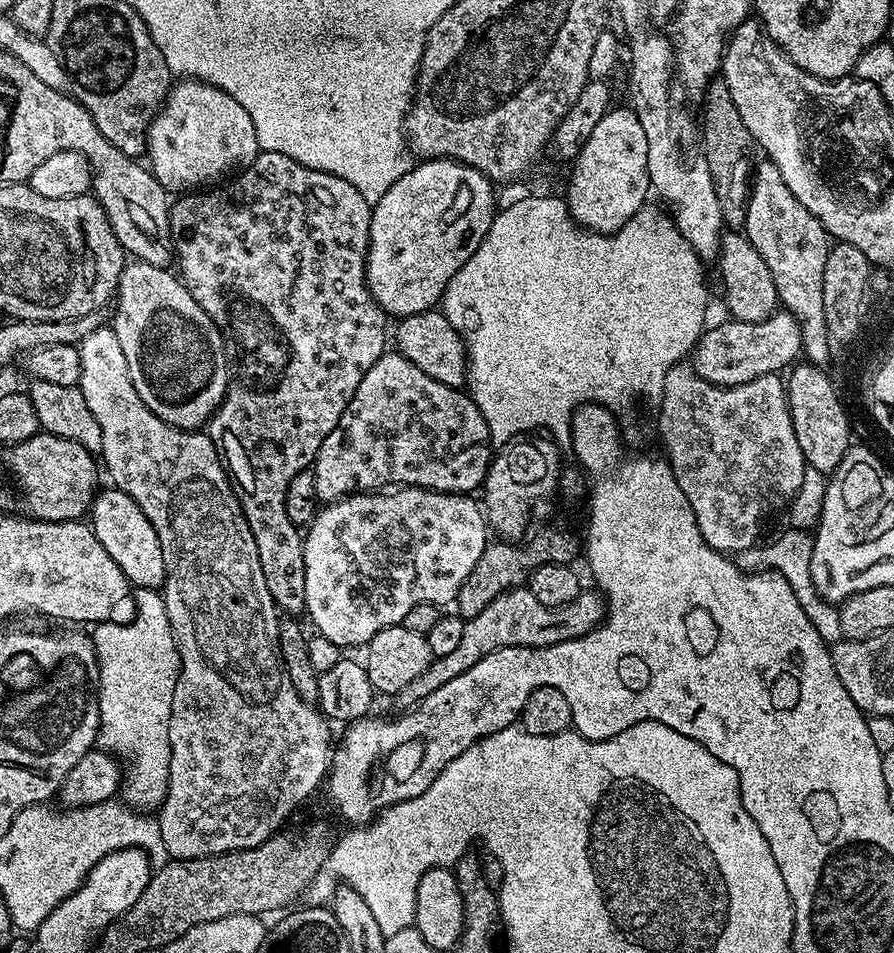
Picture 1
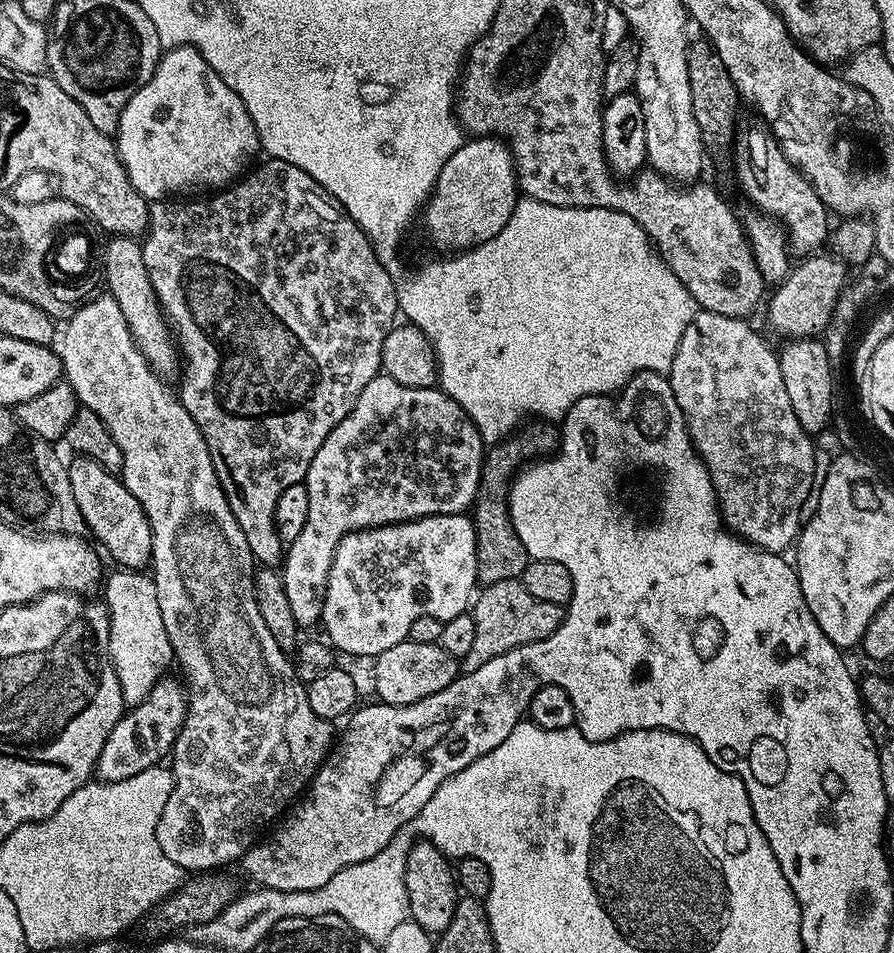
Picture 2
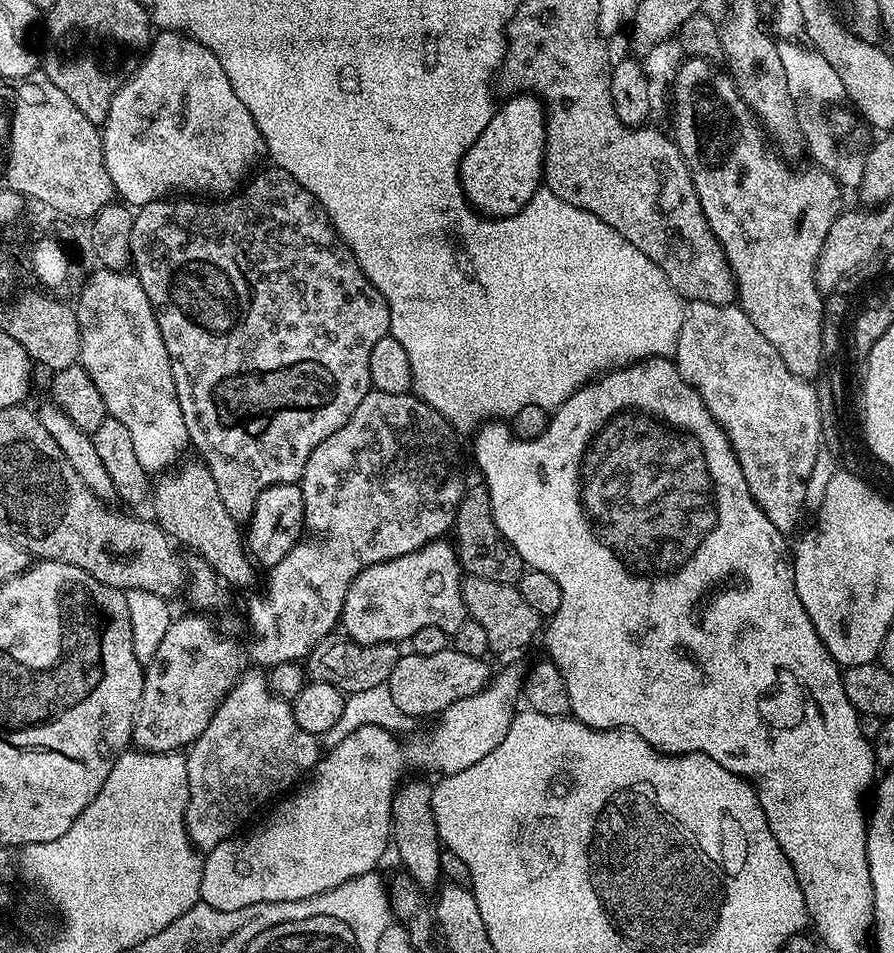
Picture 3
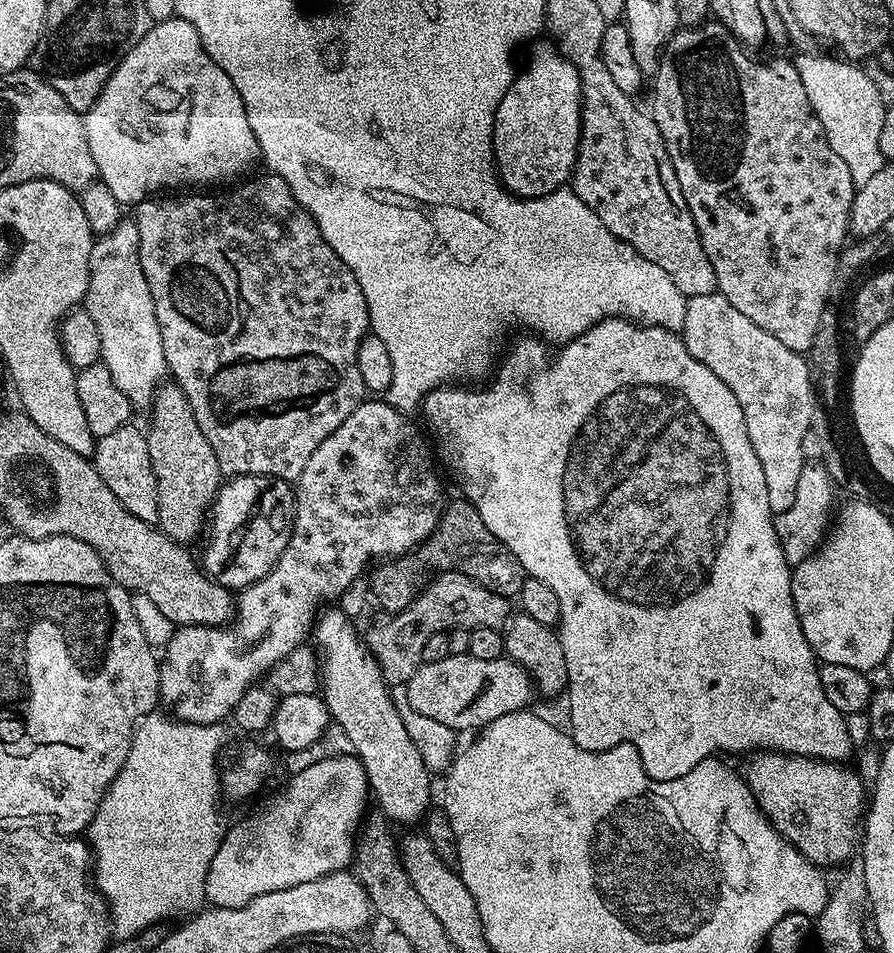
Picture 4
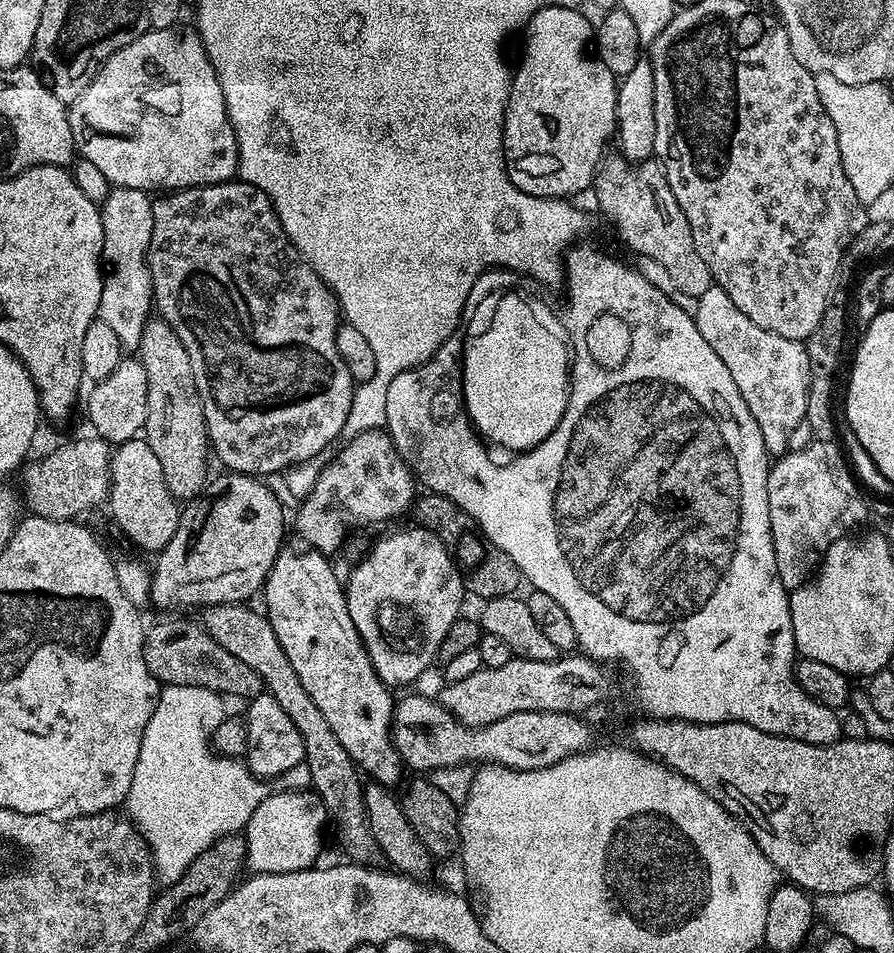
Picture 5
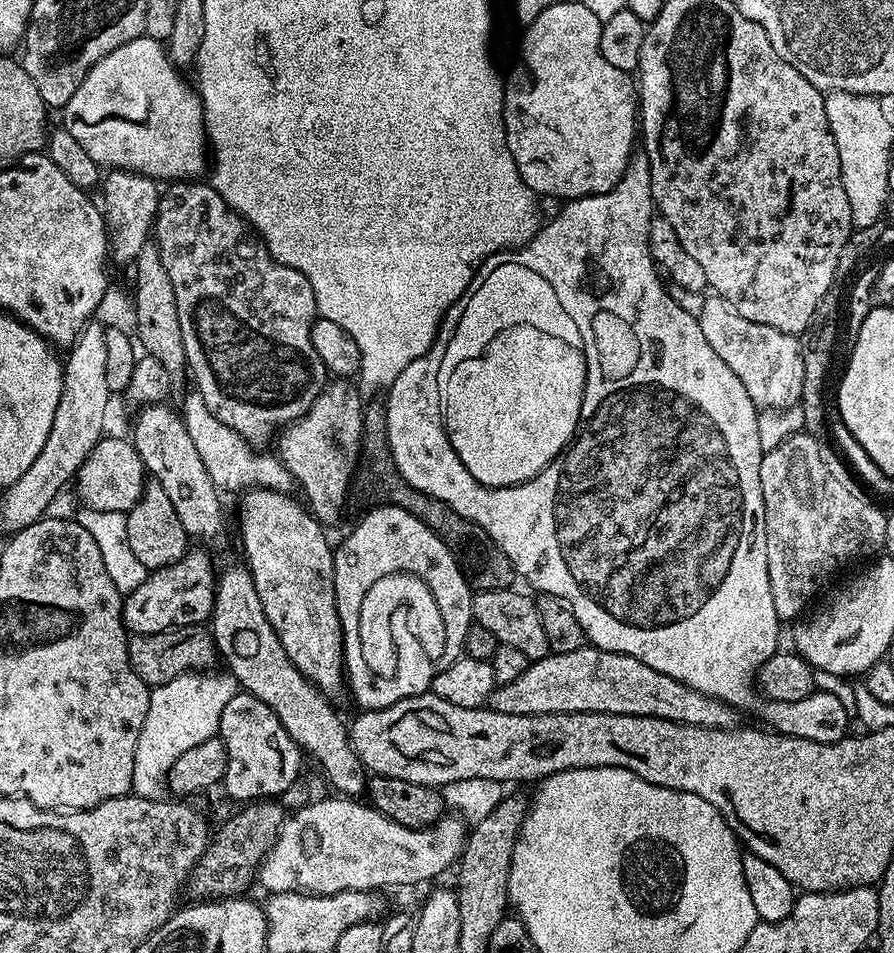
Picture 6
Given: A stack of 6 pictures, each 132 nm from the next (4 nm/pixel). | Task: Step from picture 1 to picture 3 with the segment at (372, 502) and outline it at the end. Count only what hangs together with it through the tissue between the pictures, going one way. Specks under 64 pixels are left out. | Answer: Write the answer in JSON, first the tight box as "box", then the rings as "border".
{"box":[339,539,467,644],"border":[[[447,539],[432,540],[408,554],[383,560],[362,570],[350,582],[342,606],[339,627],[359,644],[406,642],[422,626],[437,626],[454,636],[467,620],[463,597],[464,571],[459,553]]]}

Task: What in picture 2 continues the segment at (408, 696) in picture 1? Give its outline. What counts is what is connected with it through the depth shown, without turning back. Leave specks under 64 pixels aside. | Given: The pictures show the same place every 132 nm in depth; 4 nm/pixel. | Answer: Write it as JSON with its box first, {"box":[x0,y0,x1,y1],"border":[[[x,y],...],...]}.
{"box":[466,579,565,671],"border":[[[519,579],[494,582],[487,585],[483,591],[484,593],[480,592],[475,597],[470,608],[476,623],[476,633],[474,646],[466,658],[467,671],[478,670],[482,662],[490,662],[490,658],[498,658],[498,654],[506,654],[512,648],[550,638],[550,634],[554,634],[554,630],[558,630],[564,620],[565,609],[561,605],[534,598],[534,594],[530,594]]]}

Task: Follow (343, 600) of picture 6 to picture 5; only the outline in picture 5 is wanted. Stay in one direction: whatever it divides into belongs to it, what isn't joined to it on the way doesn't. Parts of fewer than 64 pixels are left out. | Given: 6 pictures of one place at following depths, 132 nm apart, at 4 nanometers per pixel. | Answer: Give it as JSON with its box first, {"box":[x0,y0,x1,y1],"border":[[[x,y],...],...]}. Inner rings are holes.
{"box":[346,526,466,690],"border":[[[419,526],[411,527],[404,528],[401,532],[392,532],[389,536],[382,537],[353,566],[348,580],[346,576],[346,595],[348,598],[350,618],[354,618],[354,626],[358,630],[358,634],[362,638],[364,645],[370,646],[368,656],[374,656],[374,663],[372,665],[378,674],[378,678],[392,690],[396,690],[399,684],[415,685],[433,667],[431,662],[424,662],[424,660],[428,660],[428,656],[434,654],[434,648],[440,648],[442,646],[442,642],[446,638],[450,626],[454,626],[454,622],[461,619],[462,612],[460,612],[460,607],[464,604],[464,596],[466,597],[465,577],[462,575],[461,569],[458,567],[456,561],[452,559],[448,548],[434,533],[428,532],[425,528]],[[387,604],[393,604],[396,607],[392,612],[392,620],[394,623],[408,623],[413,624],[416,628],[420,628],[418,630],[419,634],[414,634],[414,642],[416,644],[422,642],[422,650],[424,652],[420,654],[420,658],[414,658],[414,662],[404,662],[404,658],[402,658],[402,634],[376,636],[376,623],[380,620],[380,608],[386,607]]]}

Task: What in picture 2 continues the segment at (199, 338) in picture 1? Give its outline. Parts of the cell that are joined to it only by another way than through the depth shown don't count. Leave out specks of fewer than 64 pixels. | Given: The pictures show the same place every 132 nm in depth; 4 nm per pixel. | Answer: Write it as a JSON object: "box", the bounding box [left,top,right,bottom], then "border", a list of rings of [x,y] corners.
{"box":[102,235,182,378],"border":[[[113,235],[112,240],[102,248],[102,272],[108,275],[107,291],[118,302],[122,309],[122,318],[130,326],[138,350],[146,358],[146,362],[162,378],[175,377],[182,368],[182,357],[174,339],[174,333],[167,316],[160,309],[156,295],[152,289],[150,278],[146,274],[146,266],[142,258],[142,247],[133,237]]]}

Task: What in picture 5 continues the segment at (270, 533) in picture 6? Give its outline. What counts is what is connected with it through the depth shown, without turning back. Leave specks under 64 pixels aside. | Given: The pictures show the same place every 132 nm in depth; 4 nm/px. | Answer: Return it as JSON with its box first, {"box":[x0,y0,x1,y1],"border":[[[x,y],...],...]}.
{"box":[263,550,402,785],"border":[[[284,550],[277,557],[270,574],[264,580],[263,611],[282,650],[286,650],[286,658],[290,658],[290,666],[294,666],[294,674],[298,674],[298,682],[306,686],[306,694],[314,698],[314,706],[322,710],[326,722],[330,722],[330,730],[334,730],[338,742],[342,742],[342,750],[350,754],[352,763],[365,777],[371,778],[377,784],[399,785],[402,764],[400,751],[392,741],[393,693],[387,684],[380,681],[370,662],[366,646],[354,626],[354,618],[350,618],[345,585],[341,577],[340,580],[336,577],[336,572],[328,561],[331,559],[322,552],[303,551]]]}

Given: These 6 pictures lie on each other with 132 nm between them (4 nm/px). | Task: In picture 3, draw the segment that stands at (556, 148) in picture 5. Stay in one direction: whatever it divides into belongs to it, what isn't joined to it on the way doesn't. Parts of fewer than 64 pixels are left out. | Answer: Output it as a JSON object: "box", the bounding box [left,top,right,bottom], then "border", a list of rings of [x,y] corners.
{"box":[460,94,546,218],"border":[[[512,94],[504,105],[493,111],[490,122],[482,134],[470,146],[470,150],[462,158],[460,163],[460,185],[468,203],[477,212],[488,218],[499,218],[502,216],[513,216],[523,212],[525,206],[533,203],[535,194],[542,188],[542,177],[544,174],[544,142],[546,108],[540,98],[531,94]]]}

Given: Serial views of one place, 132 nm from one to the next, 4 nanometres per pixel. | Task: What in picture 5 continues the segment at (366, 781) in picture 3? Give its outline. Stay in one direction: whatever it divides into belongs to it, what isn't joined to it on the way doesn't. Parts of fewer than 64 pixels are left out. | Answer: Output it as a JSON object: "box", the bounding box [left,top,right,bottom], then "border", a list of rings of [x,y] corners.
{"box":[243,791,328,875],"border":[[[273,791],[250,814],[248,825],[243,830],[243,838],[246,842],[246,864],[253,873],[266,875],[282,874],[283,872],[302,871],[311,868],[317,863],[320,856],[320,835],[324,832],[324,824],[328,820],[328,812],[315,791]]]}

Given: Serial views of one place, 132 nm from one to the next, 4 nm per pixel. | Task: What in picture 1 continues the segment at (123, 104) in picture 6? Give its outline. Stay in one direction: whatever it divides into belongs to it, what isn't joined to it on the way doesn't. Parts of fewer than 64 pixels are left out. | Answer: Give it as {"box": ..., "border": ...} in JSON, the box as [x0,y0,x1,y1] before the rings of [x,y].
{"box":[147,78,260,192],"border":[[[184,78],[173,83],[168,99],[148,128],[147,163],[159,184],[170,192],[188,192],[219,183],[247,168],[260,153],[250,114],[230,94],[200,80]]]}

